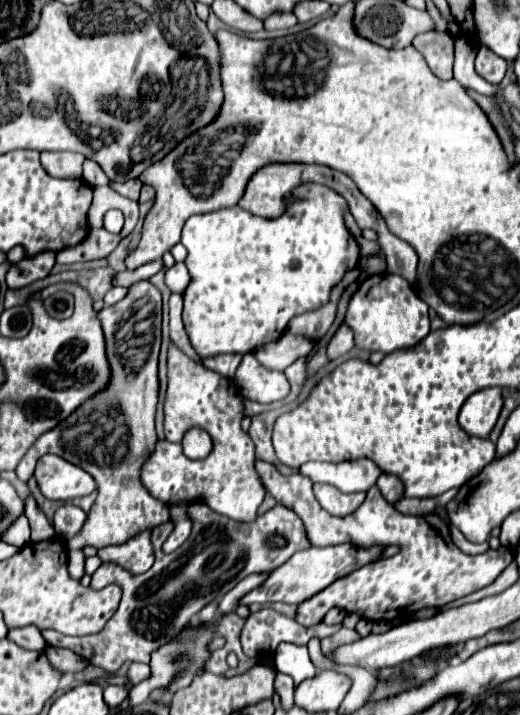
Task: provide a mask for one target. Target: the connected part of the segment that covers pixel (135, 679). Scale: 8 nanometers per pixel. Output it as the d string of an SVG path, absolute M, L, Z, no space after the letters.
M132 662L130 668L128 668L128 674L126 674L126 678L128 678L128 682L132 686L138 684L140 680L146 680L148 676L150 676L150 666L148 664L140 664L140 662Z

